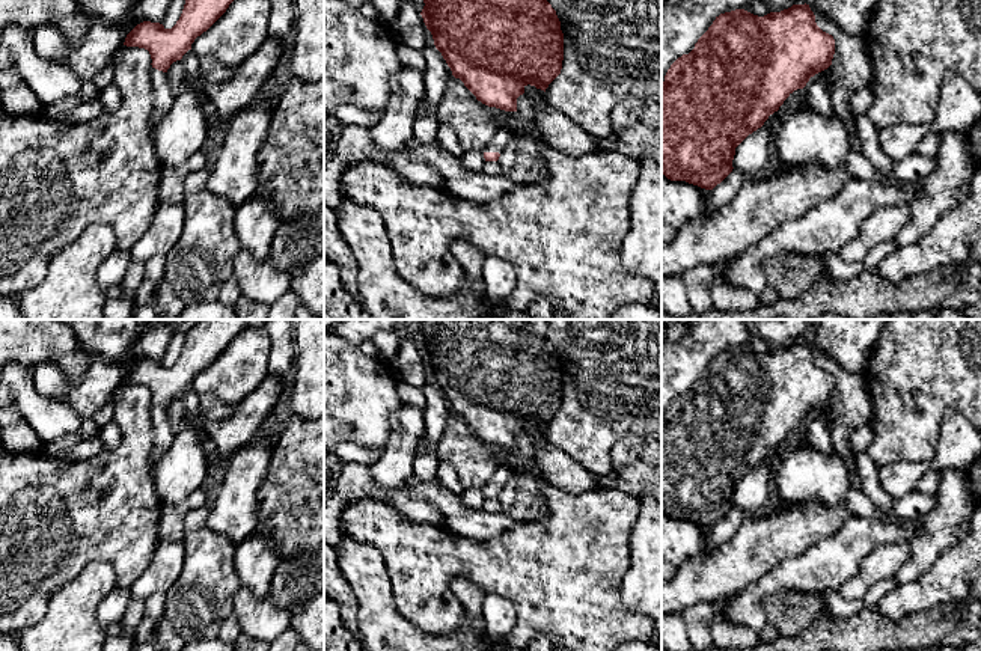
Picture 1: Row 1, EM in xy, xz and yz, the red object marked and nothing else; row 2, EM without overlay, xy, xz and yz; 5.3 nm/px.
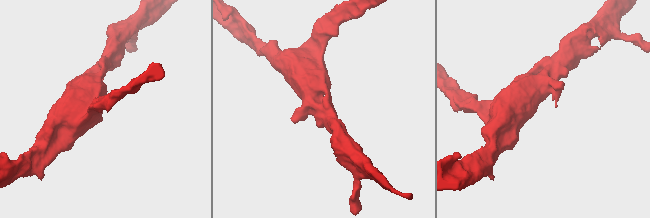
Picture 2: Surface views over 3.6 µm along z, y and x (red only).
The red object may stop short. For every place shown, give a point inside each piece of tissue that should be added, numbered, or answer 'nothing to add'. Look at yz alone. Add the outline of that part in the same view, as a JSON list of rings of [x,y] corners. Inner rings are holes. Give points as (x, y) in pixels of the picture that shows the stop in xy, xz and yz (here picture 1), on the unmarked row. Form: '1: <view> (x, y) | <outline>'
1: yz (815, 428) | [[[815,411],[809,416],[806,423],[803,425],[803,429],[809,445],[812,445],[821,454],[827,455],[835,449],[830,429],[820,411]]]

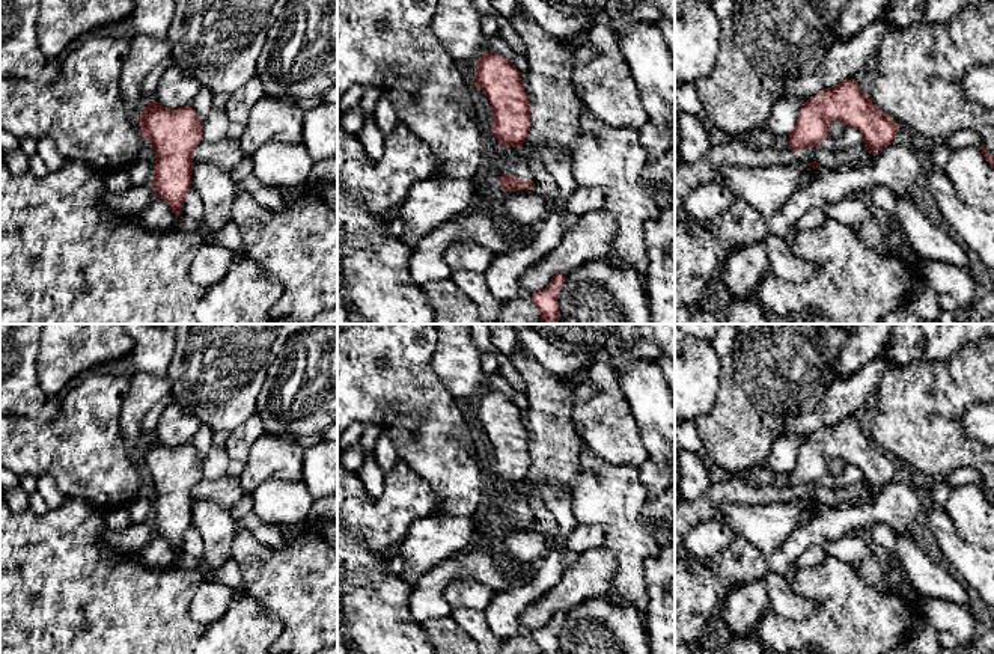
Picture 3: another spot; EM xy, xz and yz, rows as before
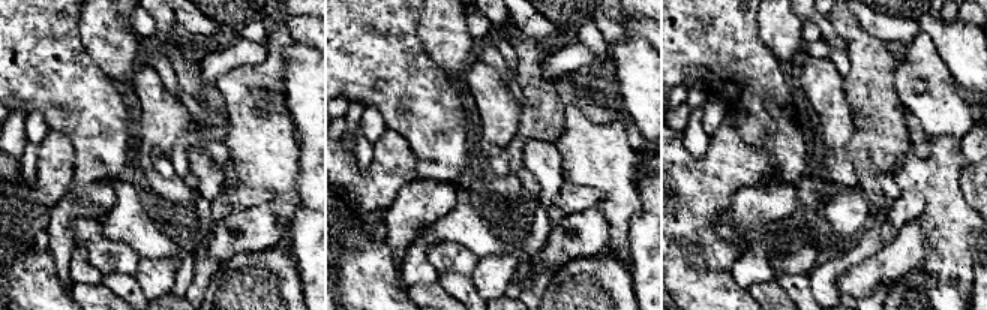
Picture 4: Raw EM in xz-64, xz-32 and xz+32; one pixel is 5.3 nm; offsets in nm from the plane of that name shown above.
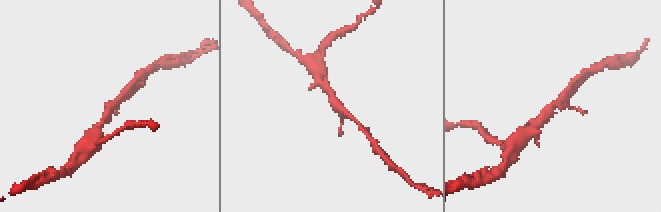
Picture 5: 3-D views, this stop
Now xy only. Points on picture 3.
nothing to add

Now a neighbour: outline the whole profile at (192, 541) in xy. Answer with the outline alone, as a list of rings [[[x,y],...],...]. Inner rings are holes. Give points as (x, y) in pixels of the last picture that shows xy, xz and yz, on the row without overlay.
[[[190,529],[187,530],[184,541],[182,541],[182,549],[190,553],[190,555],[199,555],[200,553],[200,535],[197,529]]]

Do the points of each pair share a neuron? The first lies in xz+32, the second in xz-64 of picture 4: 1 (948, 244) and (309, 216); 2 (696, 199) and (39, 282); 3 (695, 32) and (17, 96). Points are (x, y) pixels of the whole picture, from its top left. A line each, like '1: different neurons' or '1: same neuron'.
1: different neurons
2: same neuron
3: same neuron

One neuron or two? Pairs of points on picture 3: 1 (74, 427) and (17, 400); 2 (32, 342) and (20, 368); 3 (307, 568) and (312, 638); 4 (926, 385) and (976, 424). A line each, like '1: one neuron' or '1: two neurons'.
1: two neurons
2: one neuron
3: one neuron
4: two neurons

